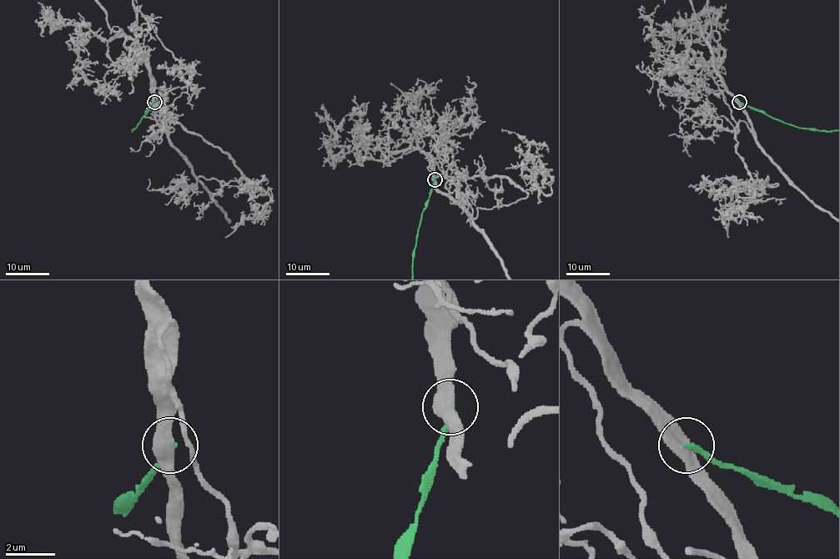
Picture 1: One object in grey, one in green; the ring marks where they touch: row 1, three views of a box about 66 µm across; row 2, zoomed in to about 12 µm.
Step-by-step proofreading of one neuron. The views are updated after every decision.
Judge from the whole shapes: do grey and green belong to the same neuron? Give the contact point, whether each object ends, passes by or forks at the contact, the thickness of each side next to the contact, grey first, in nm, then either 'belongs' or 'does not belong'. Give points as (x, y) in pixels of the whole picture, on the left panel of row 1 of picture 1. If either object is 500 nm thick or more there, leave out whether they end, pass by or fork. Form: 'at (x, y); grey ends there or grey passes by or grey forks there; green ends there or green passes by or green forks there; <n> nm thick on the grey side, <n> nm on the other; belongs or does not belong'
at (154, 102); 500 nm thick on the grey side, 170 nm on the other; does not belong

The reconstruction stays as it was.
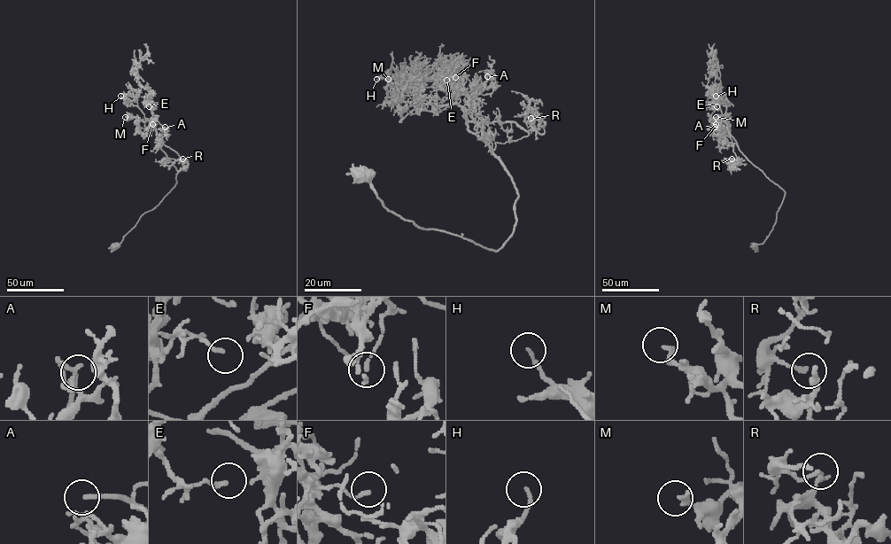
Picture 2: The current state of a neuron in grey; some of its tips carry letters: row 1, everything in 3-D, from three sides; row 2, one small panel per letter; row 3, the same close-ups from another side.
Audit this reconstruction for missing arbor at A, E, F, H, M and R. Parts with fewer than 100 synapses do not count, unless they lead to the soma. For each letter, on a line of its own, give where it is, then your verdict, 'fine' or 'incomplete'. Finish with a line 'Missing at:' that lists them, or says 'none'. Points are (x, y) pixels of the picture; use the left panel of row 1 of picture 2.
A: place (165, 127); incomplete
E: place (149, 106); fine
F: place (152, 124); fine
H: place (120, 96); fine
M: place (125, 117); fine
R: place (182, 159); fine
Missing at: A

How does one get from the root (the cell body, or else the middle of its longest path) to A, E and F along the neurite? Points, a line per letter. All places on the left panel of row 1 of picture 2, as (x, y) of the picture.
A: (115, 246), (140, 217), (153, 209), (176, 182), (177, 170), (157, 143), (152, 119), (157, 118), (165, 127)
E: (115, 246), (140, 217), (153, 209), (176, 182), (176, 168), (157, 143), (151, 104), (144, 104), (149, 106)
F: (115, 246), (176, 182), (177, 170), (158, 143), (154, 125), (144, 122), (151, 130), (152, 124)

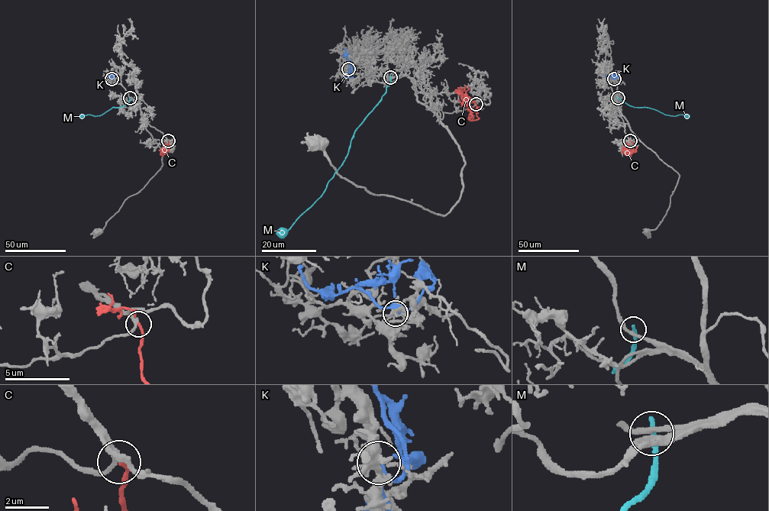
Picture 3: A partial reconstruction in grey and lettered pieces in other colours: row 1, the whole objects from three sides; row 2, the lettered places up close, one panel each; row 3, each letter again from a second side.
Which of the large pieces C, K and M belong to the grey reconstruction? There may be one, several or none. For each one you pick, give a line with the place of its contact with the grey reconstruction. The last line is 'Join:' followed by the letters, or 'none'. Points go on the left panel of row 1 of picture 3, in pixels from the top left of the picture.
C: (168, 140)
Join: C

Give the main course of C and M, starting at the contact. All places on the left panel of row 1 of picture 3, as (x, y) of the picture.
C: (168, 140), (169, 147), (163, 151), (165, 142)
M: (130, 98), (124, 105), (112, 107), (102, 114), (81, 115), (80, 117)

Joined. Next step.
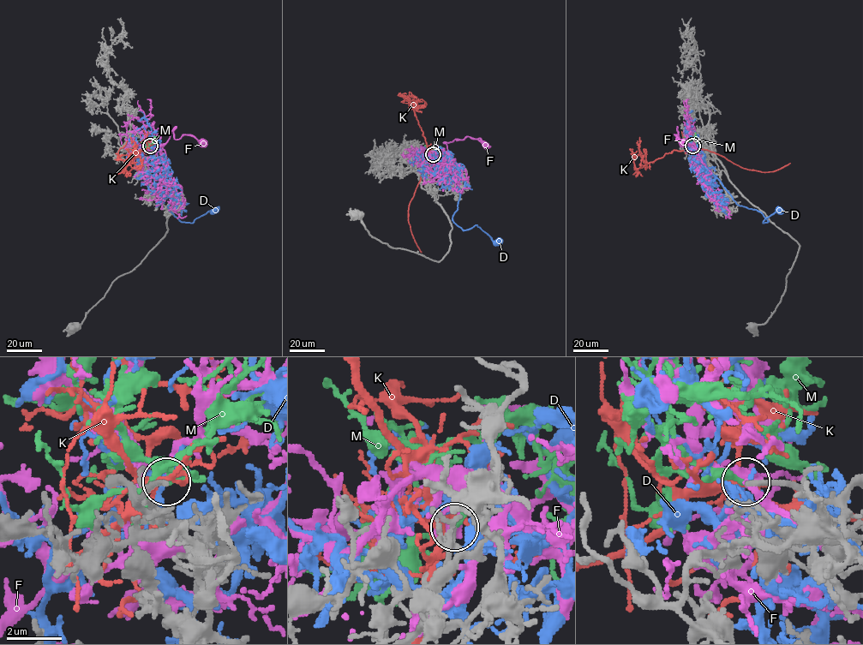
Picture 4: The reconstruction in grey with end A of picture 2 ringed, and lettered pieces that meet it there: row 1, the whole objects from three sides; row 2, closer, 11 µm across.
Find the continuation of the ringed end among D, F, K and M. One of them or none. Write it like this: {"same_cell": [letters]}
{"same_cell": ["M"]}

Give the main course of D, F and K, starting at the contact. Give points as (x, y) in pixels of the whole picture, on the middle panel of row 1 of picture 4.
D: (432, 153), (440, 157), (449, 185), (460, 194), (453, 221), (464, 230), (477, 225), (498, 241)
F: (433, 155), (430, 151), (442, 154), (450, 164), (446, 158), (447, 146), (444, 142), (470, 136), (484, 145)
K: (433, 155), (409, 206), (411, 234), (421, 252)

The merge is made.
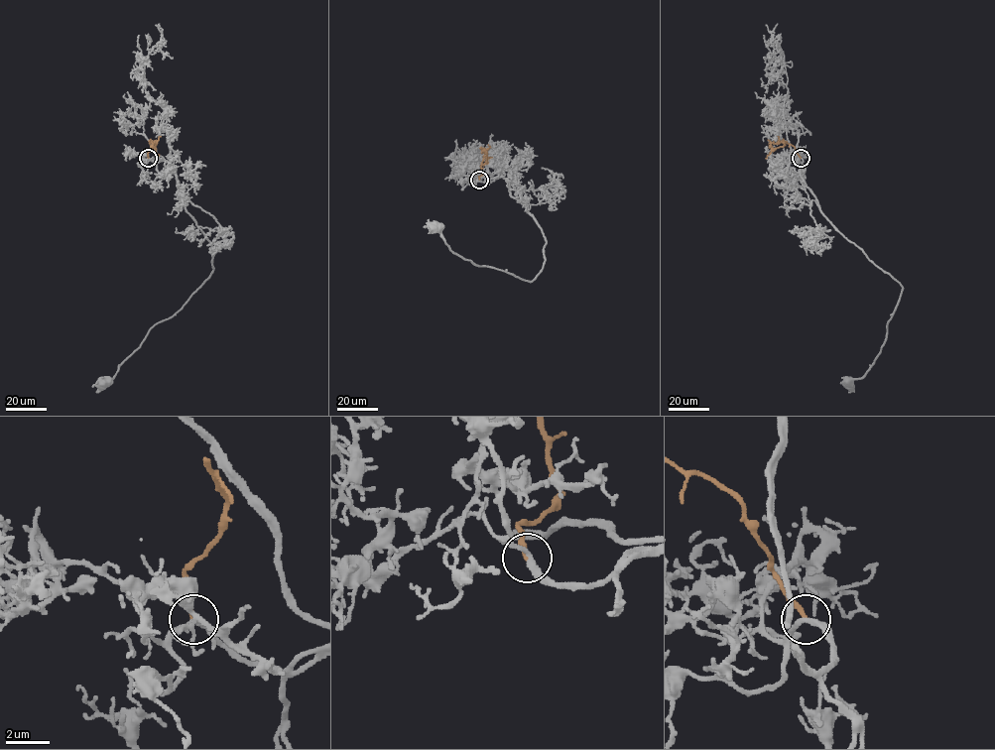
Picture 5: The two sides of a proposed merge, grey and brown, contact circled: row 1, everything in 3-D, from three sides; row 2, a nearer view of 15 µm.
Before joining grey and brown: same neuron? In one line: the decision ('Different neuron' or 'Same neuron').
Same neuron

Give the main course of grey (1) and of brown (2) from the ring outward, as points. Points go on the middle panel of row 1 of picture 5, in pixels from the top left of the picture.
1: (479, 179), (503, 177), (540, 227), (543, 269), (526, 281), (475, 265), (454, 253), (435, 225)
2: (479, 179), (481, 167), (487, 163), (488, 144)

